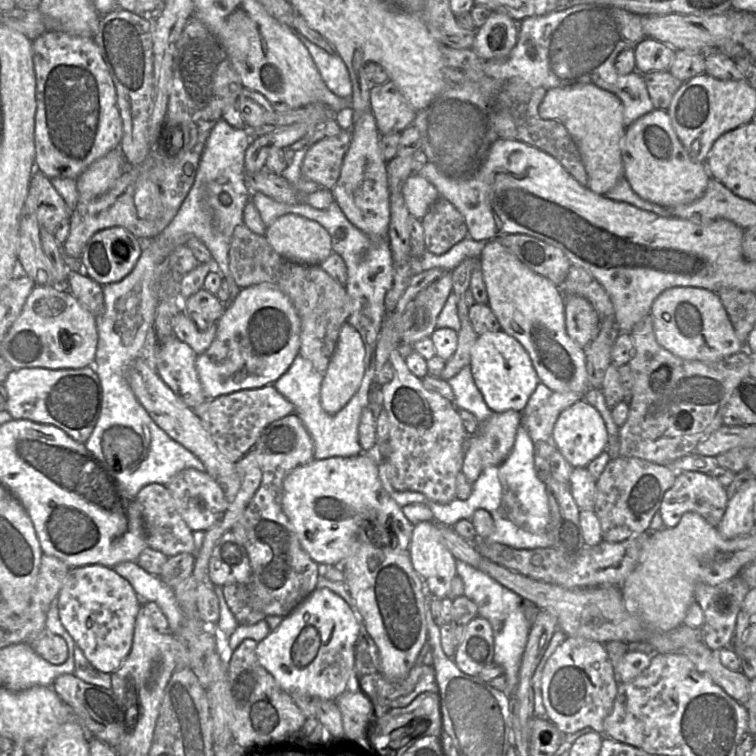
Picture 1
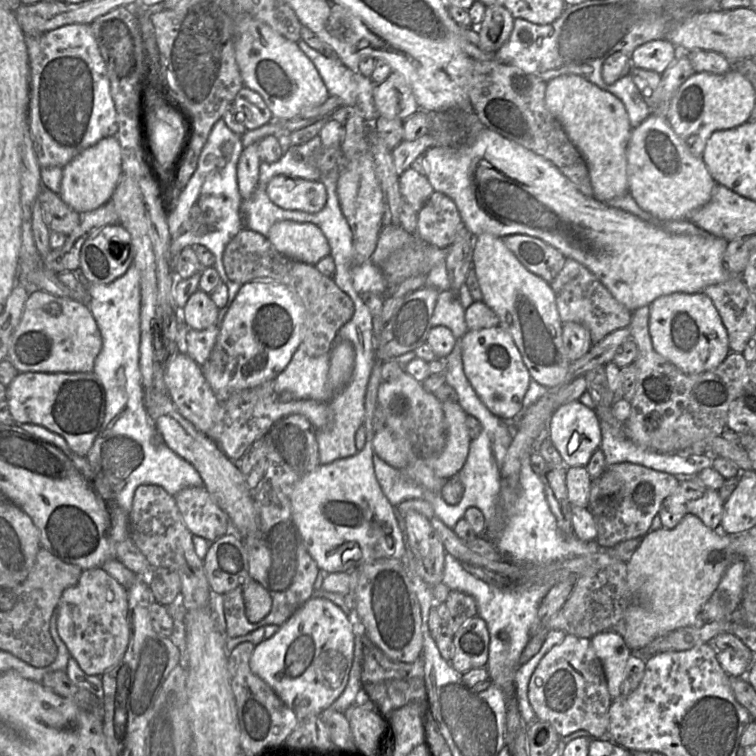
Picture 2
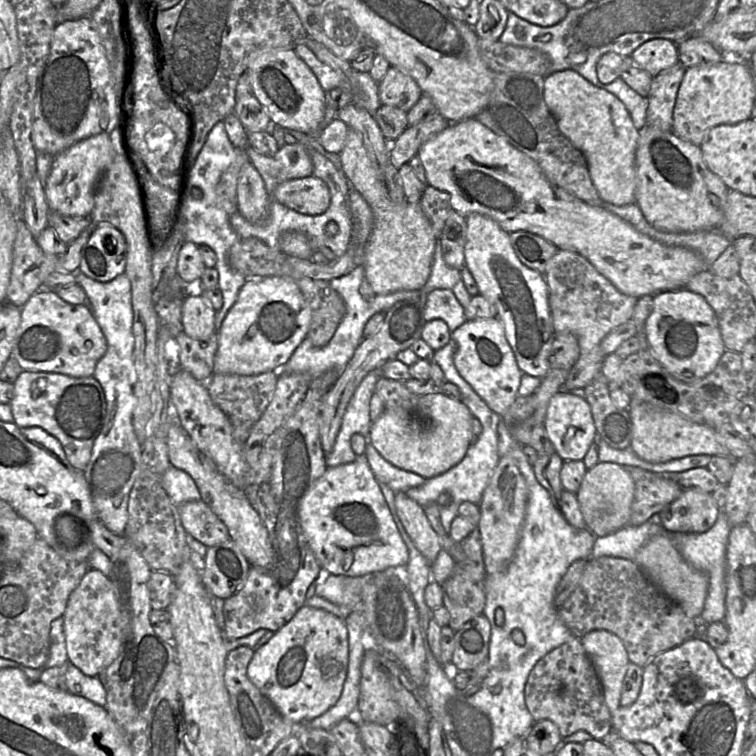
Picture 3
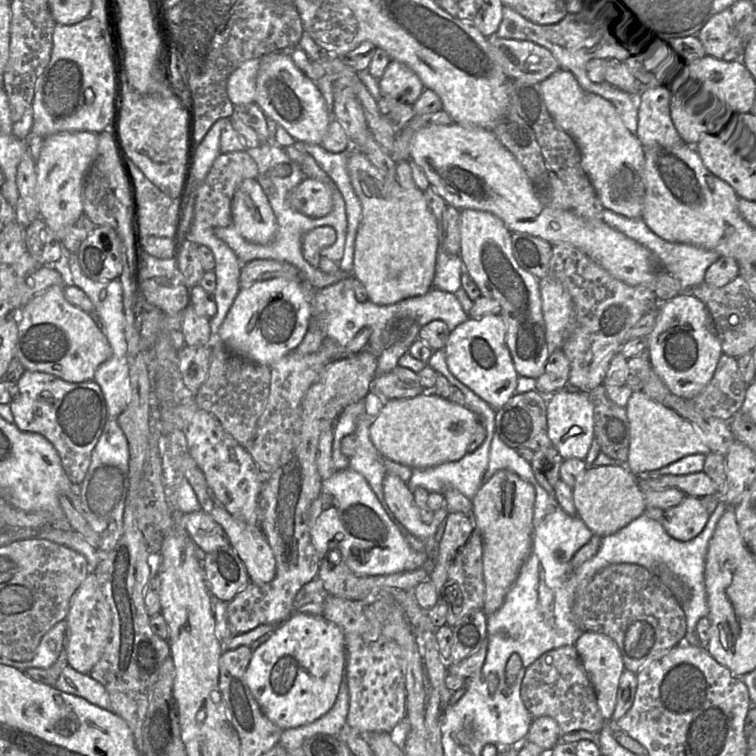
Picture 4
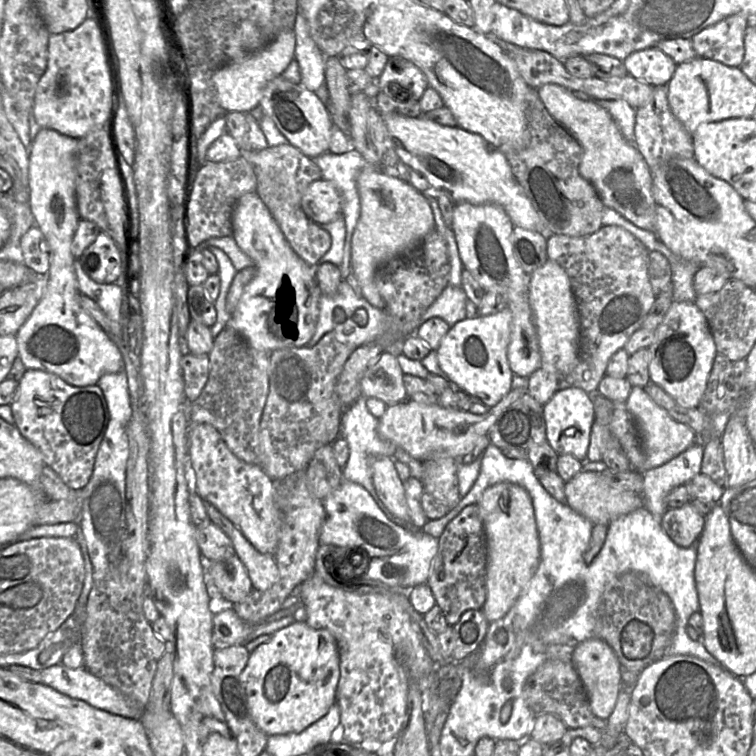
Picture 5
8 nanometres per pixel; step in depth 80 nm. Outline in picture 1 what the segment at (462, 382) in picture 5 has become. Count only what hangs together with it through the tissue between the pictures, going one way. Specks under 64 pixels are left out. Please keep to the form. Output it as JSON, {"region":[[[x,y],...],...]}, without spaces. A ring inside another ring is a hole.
{"region":[[[503,330],[478,336],[472,350],[470,368],[475,385],[489,409],[496,413],[509,410],[523,412],[531,394],[540,383],[525,348]]]}

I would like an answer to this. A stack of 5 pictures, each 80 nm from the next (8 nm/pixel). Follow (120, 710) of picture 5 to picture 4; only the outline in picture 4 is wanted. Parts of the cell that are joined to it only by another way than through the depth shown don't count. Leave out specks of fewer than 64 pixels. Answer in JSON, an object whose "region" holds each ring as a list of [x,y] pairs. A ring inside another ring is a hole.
{"region":[[[70,665],[61,672],[54,687],[62,692],[82,697],[88,702],[112,711],[111,701],[105,687],[89,674],[83,674]]]}

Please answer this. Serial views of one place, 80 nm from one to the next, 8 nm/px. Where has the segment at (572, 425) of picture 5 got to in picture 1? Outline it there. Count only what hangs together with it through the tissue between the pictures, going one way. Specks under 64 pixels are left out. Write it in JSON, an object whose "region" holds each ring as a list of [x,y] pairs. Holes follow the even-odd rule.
{"region":[[[581,399],[559,415],[553,430],[557,449],[574,468],[584,468],[604,452],[608,445],[608,432],[598,410]]]}

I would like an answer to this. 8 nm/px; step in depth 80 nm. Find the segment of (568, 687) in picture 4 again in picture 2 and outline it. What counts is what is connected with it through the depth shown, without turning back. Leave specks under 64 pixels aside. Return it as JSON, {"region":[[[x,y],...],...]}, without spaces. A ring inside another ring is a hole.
{"region":[[[567,634],[562,643],[545,654],[530,678],[528,699],[536,719],[550,723],[560,737],[568,736],[578,730],[586,730],[593,739],[611,740],[607,732],[612,698],[608,692],[602,664],[588,638]]]}

